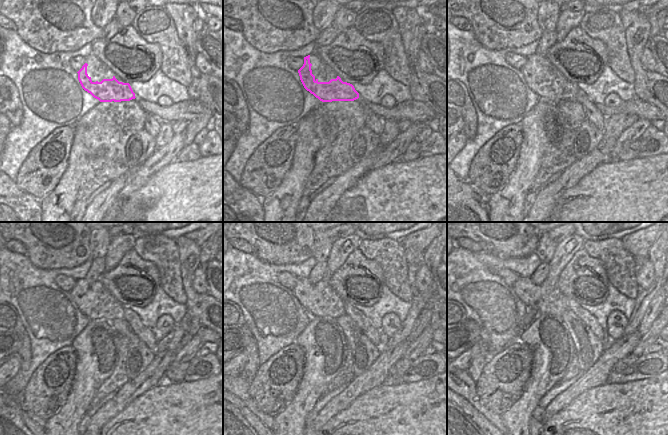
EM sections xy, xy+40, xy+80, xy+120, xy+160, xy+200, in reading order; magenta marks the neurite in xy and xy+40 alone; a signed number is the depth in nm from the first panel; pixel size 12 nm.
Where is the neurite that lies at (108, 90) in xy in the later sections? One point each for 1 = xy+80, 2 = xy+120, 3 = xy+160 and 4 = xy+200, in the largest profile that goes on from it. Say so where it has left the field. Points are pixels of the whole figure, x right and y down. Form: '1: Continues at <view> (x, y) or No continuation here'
1: Continues at xy+80 (562, 89)
2: Continues at xy+120 (79, 293)
3: Continues at xy+160 (302, 292)
4: Continues at xy+200 (524, 287).

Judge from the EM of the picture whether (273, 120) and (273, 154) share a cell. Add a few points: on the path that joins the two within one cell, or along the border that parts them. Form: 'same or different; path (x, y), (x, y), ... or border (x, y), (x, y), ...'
different; border (296, 125), (279, 127), (256, 147)

